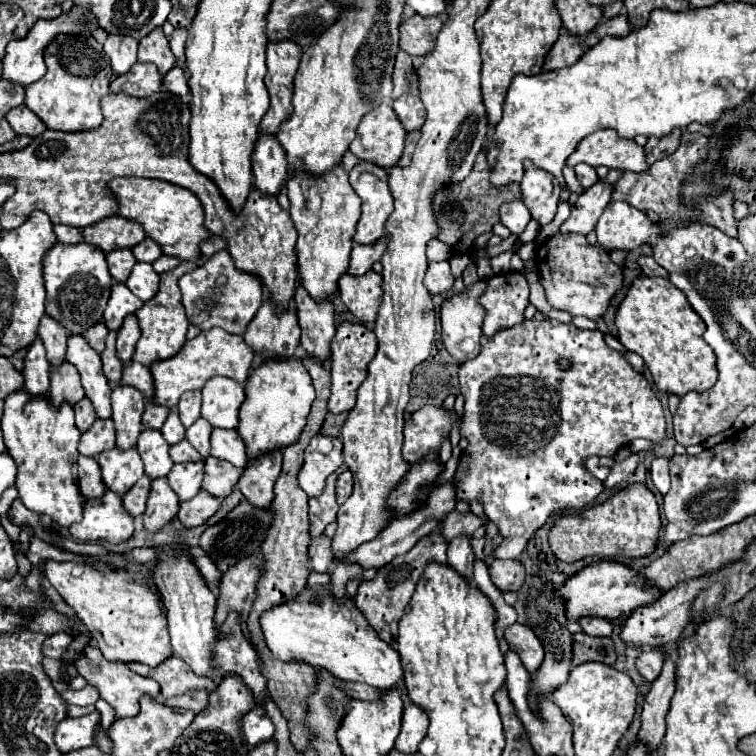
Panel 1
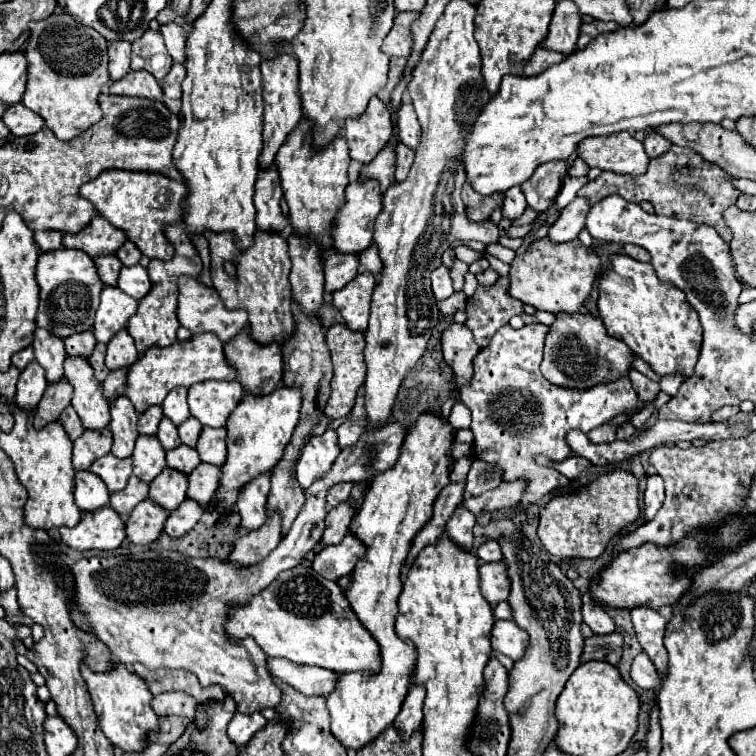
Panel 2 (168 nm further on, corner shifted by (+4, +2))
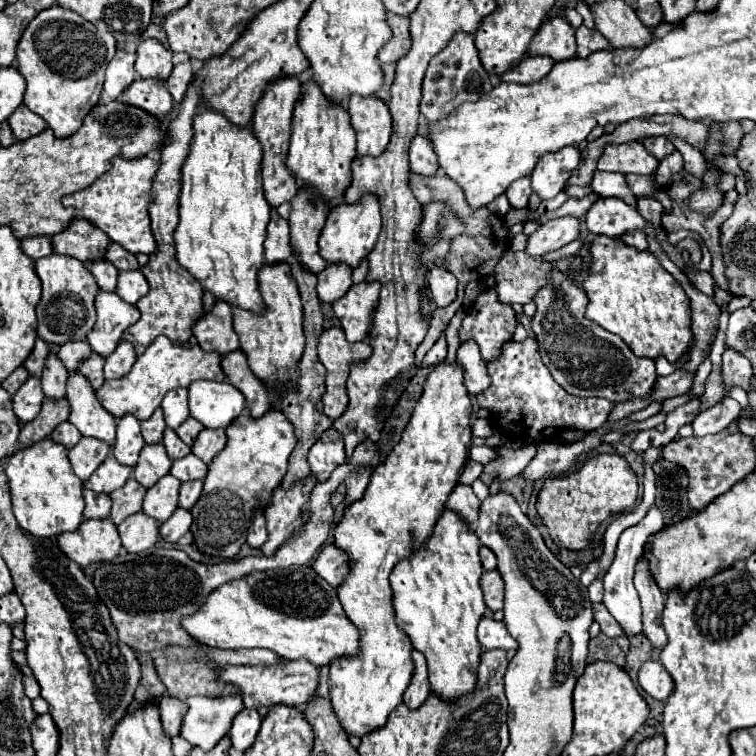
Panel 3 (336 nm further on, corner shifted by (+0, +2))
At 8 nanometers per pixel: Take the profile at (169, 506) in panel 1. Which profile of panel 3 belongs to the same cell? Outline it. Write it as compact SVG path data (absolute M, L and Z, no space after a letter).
M143 511L129 515L117 529L121 535L123 547L129 553L141 553L153 547L159 539L159 521L149 519Z

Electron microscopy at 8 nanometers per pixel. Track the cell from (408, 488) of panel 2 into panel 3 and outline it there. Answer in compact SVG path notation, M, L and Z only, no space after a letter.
M439 363L427 377L423 395L401 441L387 459L373 469L363 499L345 509L343 519L335 527L335 545L351 555L351 571L337 593L347 617L361 633L361 653L351 659L337 659L329 665L333 713L347 735L361 737L367 735L367 731L371 733L383 727L391 711L401 705L403 699L405 705L415 711L429 697L431 687L423 653L413 651L411 641L395 623L389 575L399 561L407 559L431 537L445 509L445 501L457 485L459 471L463 471L467 451L471 449L471 411L473 405L463 385L463 369L457 363Z

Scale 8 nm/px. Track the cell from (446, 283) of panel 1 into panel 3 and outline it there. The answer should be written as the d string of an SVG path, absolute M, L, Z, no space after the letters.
M433 267L427 277L429 277L429 291L431 291L431 297L433 297L435 305L437 307L449 305L455 299L455 293L457 293L455 275L451 275L451 271Z

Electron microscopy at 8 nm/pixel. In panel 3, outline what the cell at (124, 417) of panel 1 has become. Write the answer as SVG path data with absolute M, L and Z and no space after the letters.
M125 413L119 421L117 421L117 437L113 443L113 457L123 463L123 465L135 465L139 451L143 449L145 441L141 437L141 429L139 429L139 419L131 413Z

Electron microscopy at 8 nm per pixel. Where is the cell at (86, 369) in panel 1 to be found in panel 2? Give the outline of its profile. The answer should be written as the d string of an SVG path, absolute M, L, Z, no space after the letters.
M67 357L65 359L65 379L73 385L73 409L77 411L85 429L105 429L109 425L109 403L103 397L101 383L93 375L93 367L85 357Z

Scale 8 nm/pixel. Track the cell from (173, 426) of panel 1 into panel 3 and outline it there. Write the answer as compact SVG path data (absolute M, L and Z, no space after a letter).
M167 427L167 429L165 429L163 445L165 445L167 455L169 455L171 459L179 459L179 457L183 457L183 455L189 455L187 445L185 445L185 443L179 439L179 435L177 435L177 433L175 433L171 427Z

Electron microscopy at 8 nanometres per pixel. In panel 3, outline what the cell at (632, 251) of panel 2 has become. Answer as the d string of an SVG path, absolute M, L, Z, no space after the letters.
M635 231L635 235L623 235L621 241L625 245L631 245L631 247L639 249L639 251L647 251L647 247L649 247L647 245L647 237L645 235L639 235L639 231Z

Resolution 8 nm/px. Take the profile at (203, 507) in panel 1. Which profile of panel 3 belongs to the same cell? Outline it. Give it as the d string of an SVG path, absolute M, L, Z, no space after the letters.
M179 507L179 509L177 509L165 523L161 523L159 533L161 533L161 537L163 537L165 541L169 541L169 543L177 543L177 541L189 531L191 523L193 523L193 515L191 515L191 511Z

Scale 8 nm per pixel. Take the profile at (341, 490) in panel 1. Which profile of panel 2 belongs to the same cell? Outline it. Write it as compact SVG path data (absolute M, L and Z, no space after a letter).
M339 483L339 485L335 485L335 487L331 487L329 489L329 493L327 493L327 505L329 507L337 507L341 501L347 501L349 497L349 493L351 493L351 483Z

